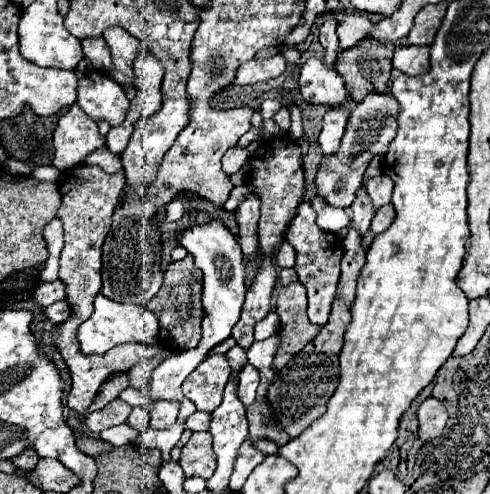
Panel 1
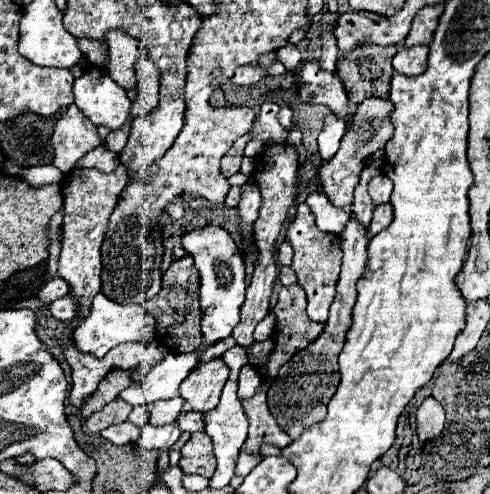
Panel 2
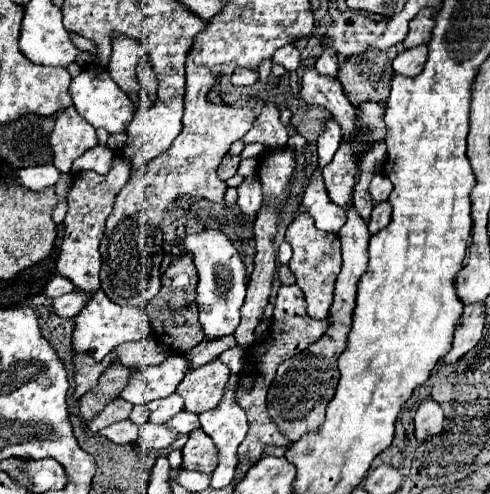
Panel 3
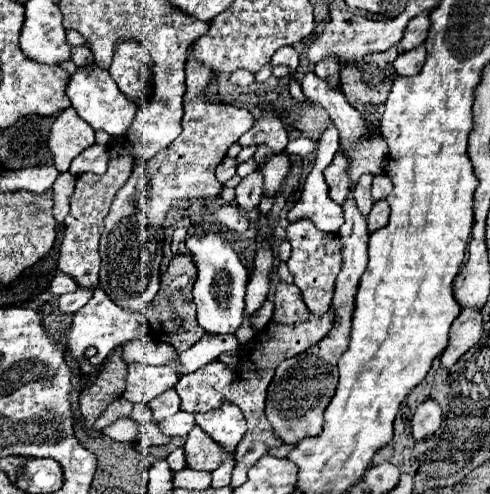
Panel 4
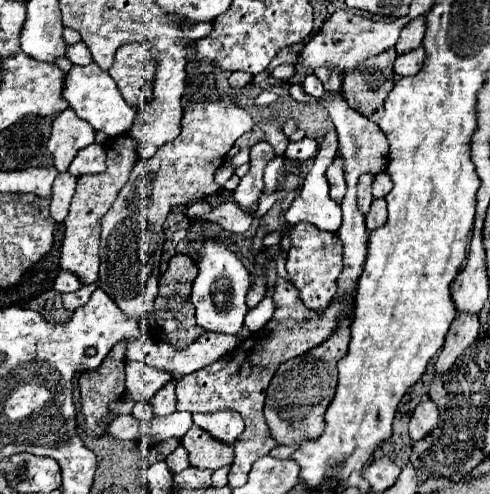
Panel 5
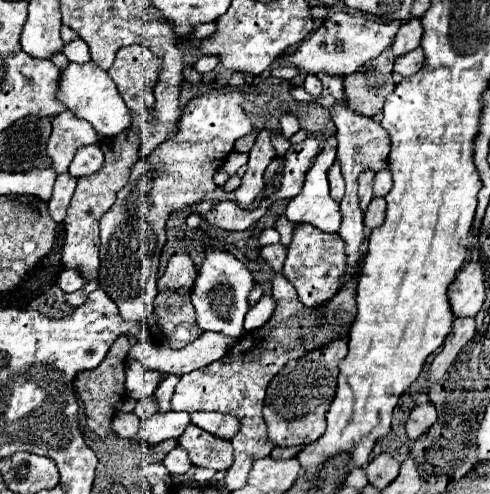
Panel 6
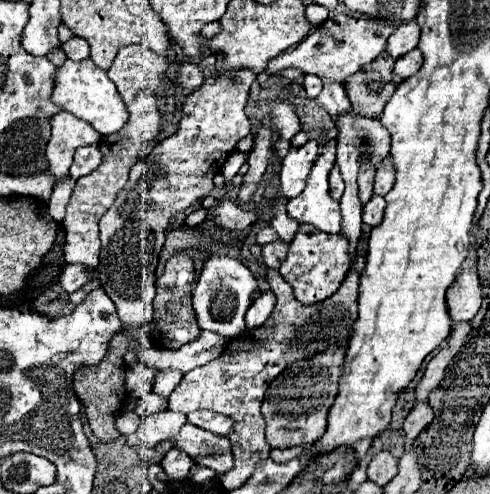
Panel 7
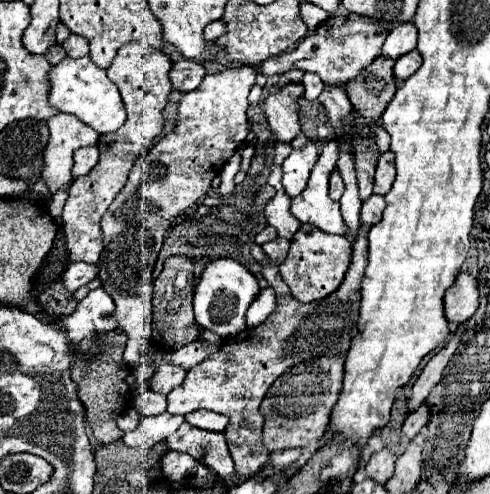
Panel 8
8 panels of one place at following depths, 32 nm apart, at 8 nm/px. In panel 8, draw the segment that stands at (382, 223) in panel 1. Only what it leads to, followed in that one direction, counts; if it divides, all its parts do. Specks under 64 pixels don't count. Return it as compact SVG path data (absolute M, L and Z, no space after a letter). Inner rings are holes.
M372 194L368 200L364 200L364 202L362 202L362 210L360 210L360 222L362 222L362 224L366 224L366 226L374 226L376 222L380 222L384 208L386 208L384 196Z

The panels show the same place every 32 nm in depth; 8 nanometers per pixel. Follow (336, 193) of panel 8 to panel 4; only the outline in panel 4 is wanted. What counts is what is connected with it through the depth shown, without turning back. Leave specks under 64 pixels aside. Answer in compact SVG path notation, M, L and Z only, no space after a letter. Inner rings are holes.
M336 152L332 164L324 170L328 188L330 188L330 198L336 204L342 204L346 200L346 194L348 194L348 174L346 174L346 168L348 168L348 164L344 160L344 154Z

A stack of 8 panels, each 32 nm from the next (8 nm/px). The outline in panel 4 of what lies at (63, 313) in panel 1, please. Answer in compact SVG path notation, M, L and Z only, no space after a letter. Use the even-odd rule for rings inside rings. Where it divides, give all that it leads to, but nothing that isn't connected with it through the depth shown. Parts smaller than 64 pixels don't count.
M78 288L78 290L72 292L72 294L60 296L60 300L58 300L58 302L60 302L60 310L74 314L76 310L80 310L80 308L90 300L92 292L94 292L94 288Z

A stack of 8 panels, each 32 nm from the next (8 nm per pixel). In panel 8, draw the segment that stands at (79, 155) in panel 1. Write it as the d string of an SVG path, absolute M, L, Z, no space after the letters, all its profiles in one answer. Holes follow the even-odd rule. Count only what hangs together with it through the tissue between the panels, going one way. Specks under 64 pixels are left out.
M56 114L48 122L50 140L44 150L42 178L48 186L50 196L58 190L66 190L72 184L72 154L82 146L96 144L98 132L72 114Z

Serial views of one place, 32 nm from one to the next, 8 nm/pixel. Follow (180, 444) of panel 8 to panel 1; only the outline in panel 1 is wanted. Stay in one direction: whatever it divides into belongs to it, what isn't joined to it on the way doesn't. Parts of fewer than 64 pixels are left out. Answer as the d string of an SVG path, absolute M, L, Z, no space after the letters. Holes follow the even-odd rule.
M194 432L188 444L182 448L180 466L184 476L210 478L216 470L216 454L212 450L212 436L208 432Z

